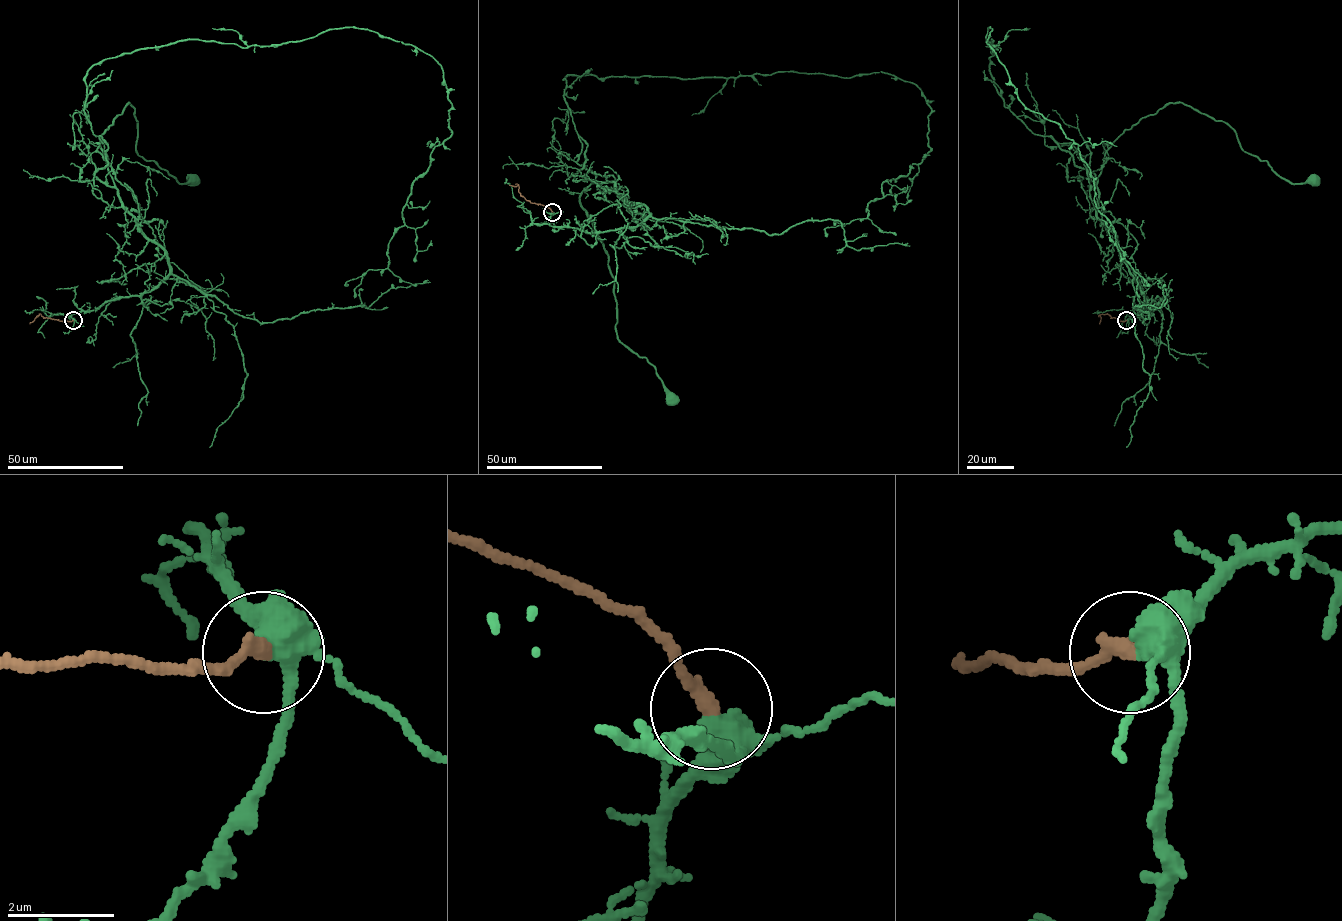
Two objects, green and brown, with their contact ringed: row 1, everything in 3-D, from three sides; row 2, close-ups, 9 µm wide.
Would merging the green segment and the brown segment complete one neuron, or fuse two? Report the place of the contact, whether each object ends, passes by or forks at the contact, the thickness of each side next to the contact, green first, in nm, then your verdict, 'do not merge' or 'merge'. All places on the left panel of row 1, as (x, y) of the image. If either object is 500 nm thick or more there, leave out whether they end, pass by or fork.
at (73, 320); green forks there; brown ends there; 380 nm thick on the green side, 280 nm on the other; merge

